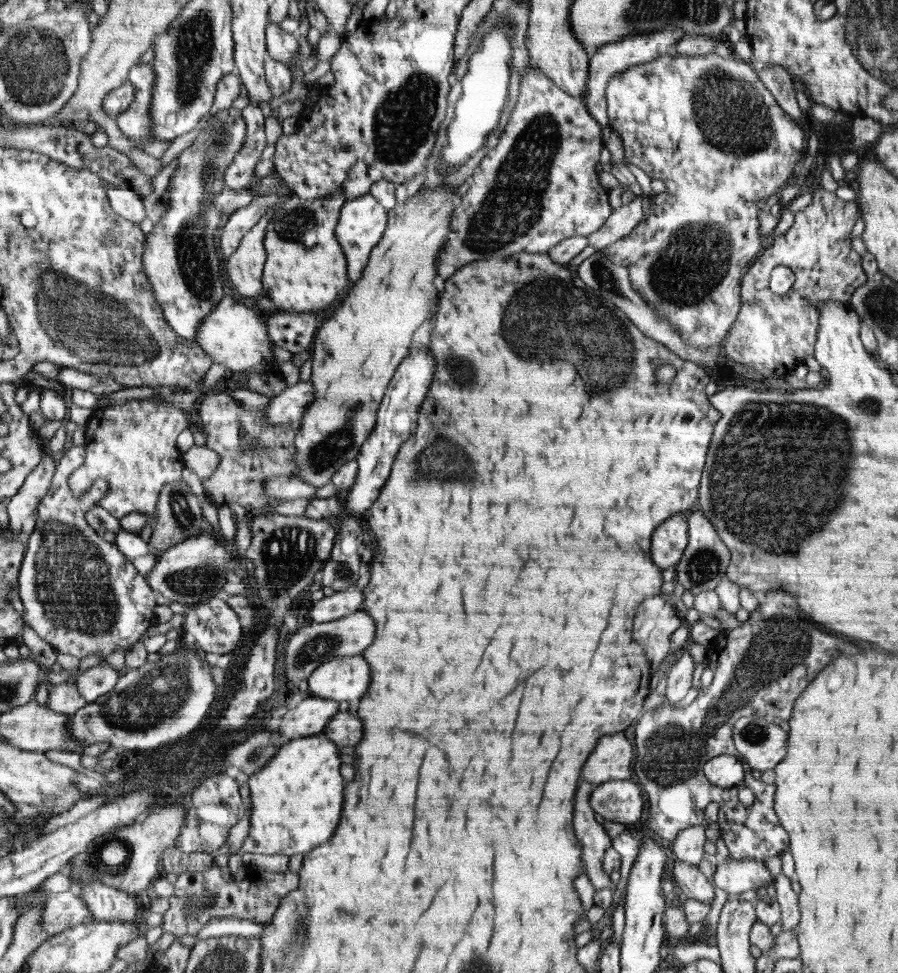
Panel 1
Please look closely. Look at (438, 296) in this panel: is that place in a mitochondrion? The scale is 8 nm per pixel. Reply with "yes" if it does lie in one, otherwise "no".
no

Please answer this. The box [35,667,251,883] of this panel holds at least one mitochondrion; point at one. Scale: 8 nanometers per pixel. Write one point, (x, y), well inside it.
(112, 866)

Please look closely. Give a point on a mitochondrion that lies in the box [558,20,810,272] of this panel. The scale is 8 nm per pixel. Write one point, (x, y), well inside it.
(733, 117)

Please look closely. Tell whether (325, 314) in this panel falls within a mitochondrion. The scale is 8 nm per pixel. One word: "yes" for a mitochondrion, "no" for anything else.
no

